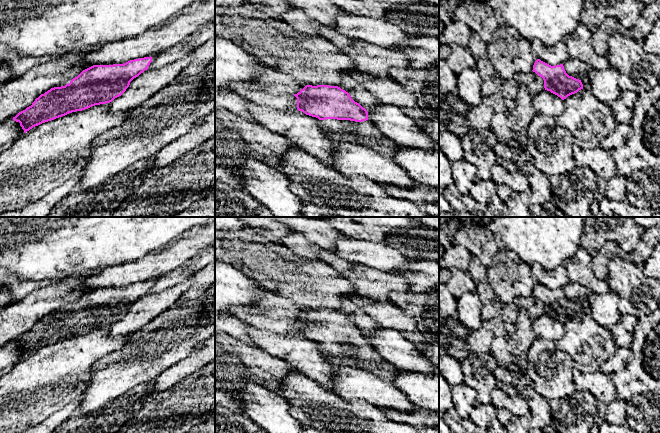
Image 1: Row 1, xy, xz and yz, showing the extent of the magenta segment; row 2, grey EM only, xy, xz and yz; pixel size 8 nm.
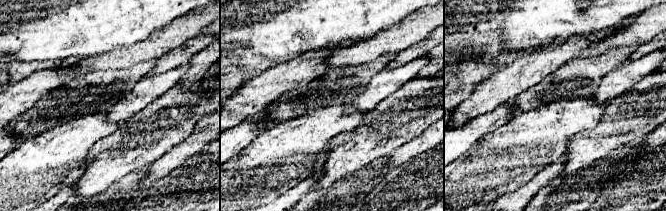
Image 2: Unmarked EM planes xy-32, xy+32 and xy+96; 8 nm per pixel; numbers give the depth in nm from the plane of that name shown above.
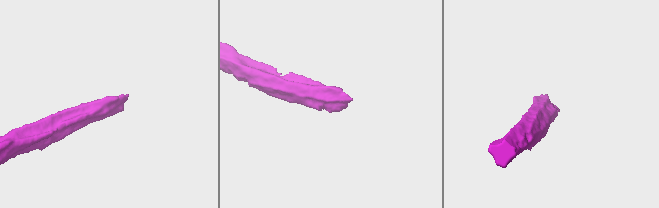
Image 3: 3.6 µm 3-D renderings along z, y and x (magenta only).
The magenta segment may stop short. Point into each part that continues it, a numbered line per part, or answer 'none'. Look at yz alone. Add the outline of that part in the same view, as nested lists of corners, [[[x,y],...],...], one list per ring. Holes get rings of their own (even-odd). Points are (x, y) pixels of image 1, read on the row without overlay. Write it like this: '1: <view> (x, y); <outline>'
1: yz (573, 291); [[[570,281],[563,287],[563,290],[569,300],[579,303],[583,308],[583,312],[589,314],[590,307],[587,301],[587,296],[590,292],[585,287]]]

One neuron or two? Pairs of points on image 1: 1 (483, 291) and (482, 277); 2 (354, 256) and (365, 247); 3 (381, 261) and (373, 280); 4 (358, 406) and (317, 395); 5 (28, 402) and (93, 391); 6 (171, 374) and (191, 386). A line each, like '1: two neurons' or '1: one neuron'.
1: one neuron
2: one neuron
3: two neurons
4: one neuron
5: two neurons
6: two neurons

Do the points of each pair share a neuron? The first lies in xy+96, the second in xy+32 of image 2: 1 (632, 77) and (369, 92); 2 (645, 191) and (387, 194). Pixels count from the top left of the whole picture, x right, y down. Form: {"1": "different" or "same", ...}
{"1": "same", "2": "same"}

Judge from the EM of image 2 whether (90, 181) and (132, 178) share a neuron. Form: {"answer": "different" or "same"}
{"answer": "different"}

